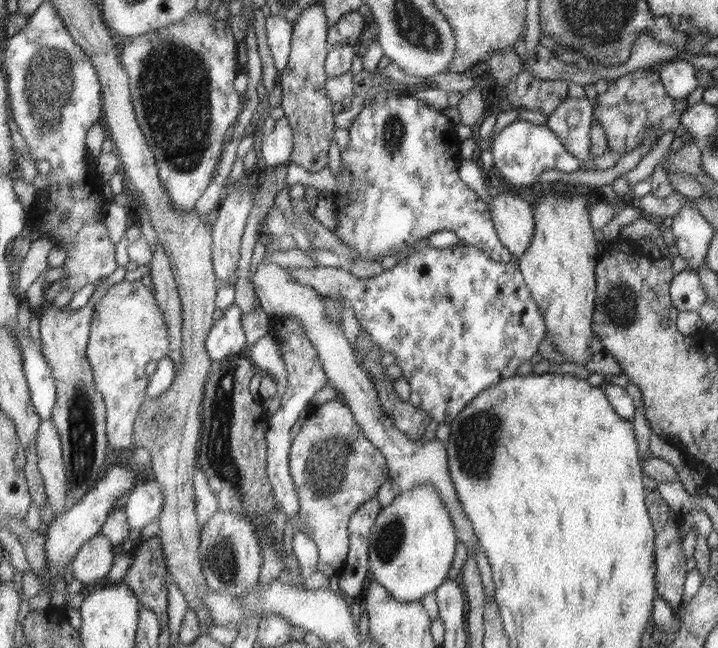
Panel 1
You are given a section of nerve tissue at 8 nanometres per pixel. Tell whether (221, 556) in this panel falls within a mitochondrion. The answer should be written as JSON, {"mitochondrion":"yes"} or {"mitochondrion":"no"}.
{"mitochondrion":"yes"}

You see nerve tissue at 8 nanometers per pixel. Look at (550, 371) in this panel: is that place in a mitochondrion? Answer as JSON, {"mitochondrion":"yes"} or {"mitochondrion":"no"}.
{"mitochondrion":"no"}

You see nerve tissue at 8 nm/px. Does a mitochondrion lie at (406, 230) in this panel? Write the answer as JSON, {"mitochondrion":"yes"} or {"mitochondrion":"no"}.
{"mitochondrion":"no"}

